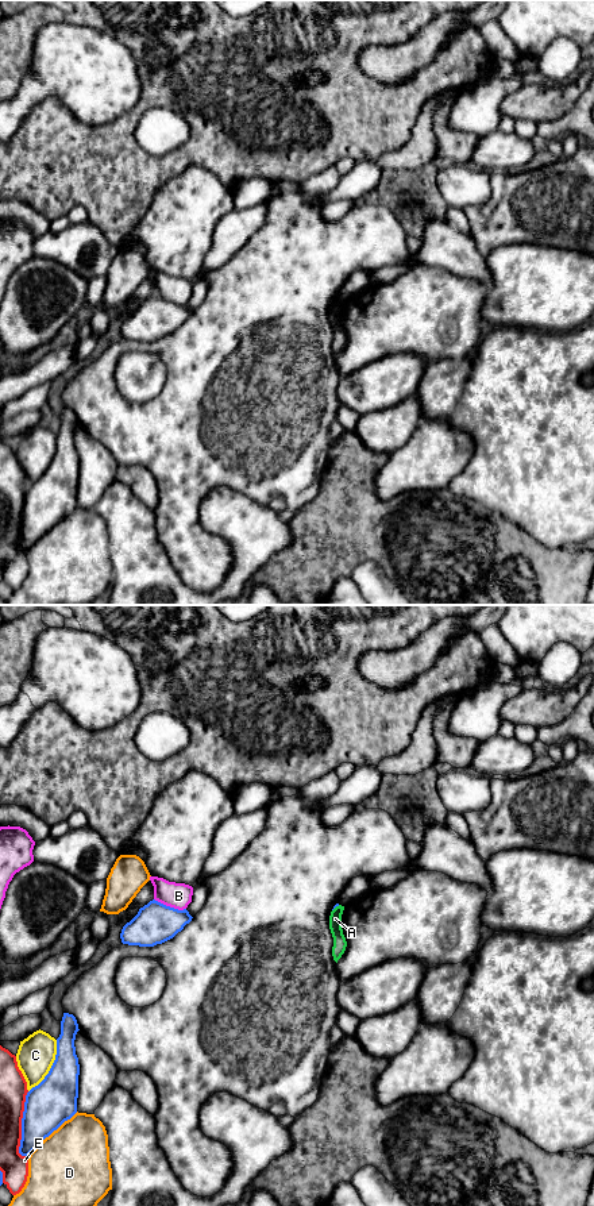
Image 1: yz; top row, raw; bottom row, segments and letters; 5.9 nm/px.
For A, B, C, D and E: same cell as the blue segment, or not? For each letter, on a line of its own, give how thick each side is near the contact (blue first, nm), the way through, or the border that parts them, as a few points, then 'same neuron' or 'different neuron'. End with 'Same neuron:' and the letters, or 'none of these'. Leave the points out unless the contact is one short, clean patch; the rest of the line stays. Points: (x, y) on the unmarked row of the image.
A: calibres 20 and 80 nm; border yz (339, 300), (332, 305); different neuron
B: calibres 240 and 160 nm; different neuron
C: calibres 280 and 220 nm; different neuron
D: calibres 280 and 480 nm; different neuron
E: calibres 280 and 160 nm; different neuron
Same neuron: none of these

